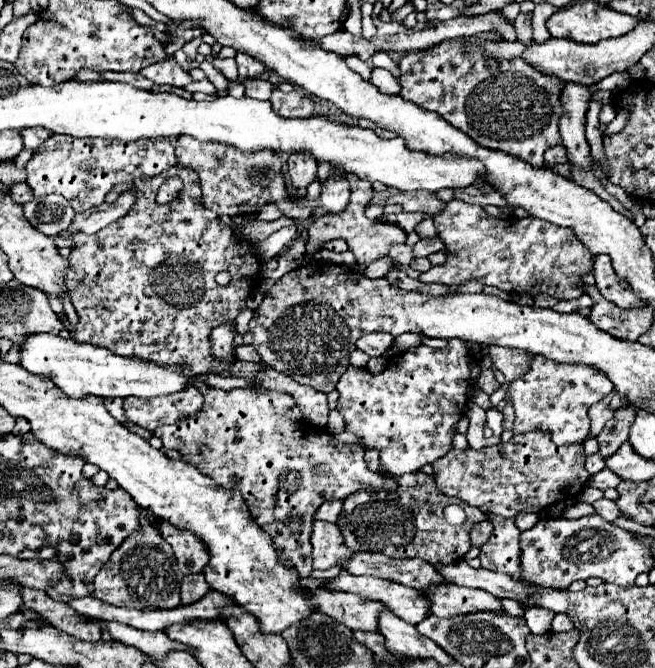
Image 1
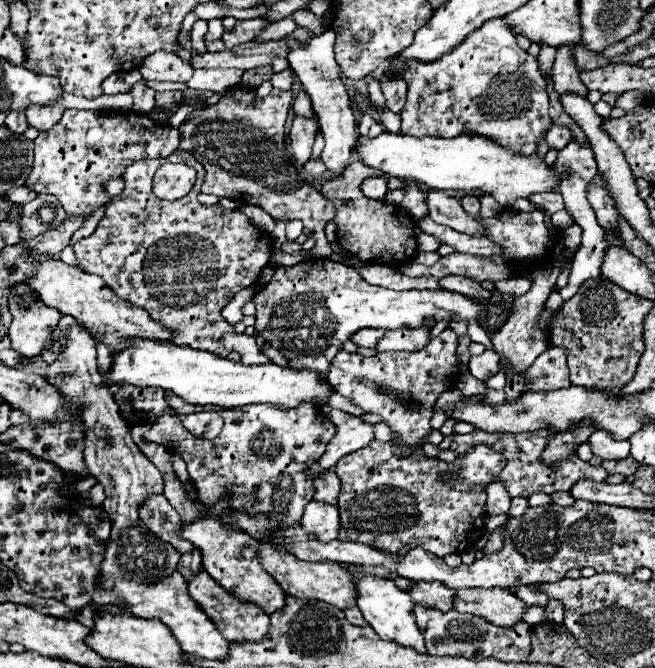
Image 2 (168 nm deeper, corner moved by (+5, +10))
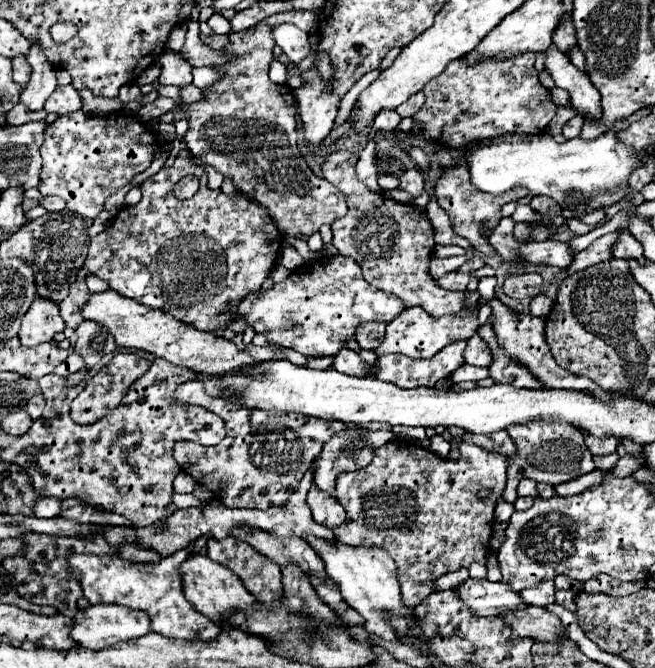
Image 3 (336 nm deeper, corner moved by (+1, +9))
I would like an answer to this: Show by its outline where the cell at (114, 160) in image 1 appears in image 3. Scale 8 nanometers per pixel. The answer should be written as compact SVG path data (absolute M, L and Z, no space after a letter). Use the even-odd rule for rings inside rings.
M78 111L62 115L46 129L46 141L40 147L44 167L38 189L44 197L62 197L68 209L82 217L98 217L104 209L104 201L112 193L150 167L156 149L156 135L132 113L86 115L84 111Z

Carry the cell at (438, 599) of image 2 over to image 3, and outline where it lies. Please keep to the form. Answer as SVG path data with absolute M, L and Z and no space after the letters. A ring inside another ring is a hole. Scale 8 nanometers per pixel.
M468 579L456 593L476 615L504 615L528 607L520 593L514 593L510 585L490 583L488 579Z

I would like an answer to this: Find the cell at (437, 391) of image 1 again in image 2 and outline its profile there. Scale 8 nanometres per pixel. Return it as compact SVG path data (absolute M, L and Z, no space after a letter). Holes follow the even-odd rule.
M446 328L440 336L430 340L430 344L422 348L422 352L378 352L372 358L364 358L360 354L340 350L332 360L328 380L340 396L350 400L352 404L358 404L364 410L364 414L380 416L392 428L396 438L392 438L390 442L394 444L396 456L410 456L426 442L432 430L430 418L438 396L454 388L458 382L456 346L456 334L450 328ZM366 382L372 382L376 386L366 386ZM382 388L386 388L386 392L410 392L410 396L414 396L414 400L418 400L422 408L418 408L418 412L414 412L412 408L402 408L402 404L398 404L398 400L394 400L392 396L386 396Z

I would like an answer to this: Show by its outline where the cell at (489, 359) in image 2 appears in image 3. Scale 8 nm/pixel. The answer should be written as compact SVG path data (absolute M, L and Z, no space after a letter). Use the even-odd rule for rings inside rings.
M470 337L466 341L466 353L464 353L464 359L468 365L478 365L478 367L490 367L492 363L492 353L490 353L490 347L478 337Z

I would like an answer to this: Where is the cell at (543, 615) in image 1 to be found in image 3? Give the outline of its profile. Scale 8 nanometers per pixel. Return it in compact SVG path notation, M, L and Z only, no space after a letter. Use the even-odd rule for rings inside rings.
M550 579L550 581L542 581L542 585L536 585L534 589L524 589L520 595L530 605L546 607L554 603L554 593L556 593L556 587L554 587L554 581Z

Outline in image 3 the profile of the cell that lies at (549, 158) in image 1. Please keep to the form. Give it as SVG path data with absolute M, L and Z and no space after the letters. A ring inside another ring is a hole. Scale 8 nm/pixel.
M576 113L566 125L564 125L564 129L562 129L562 135L566 137L566 139L572 139L572 137L578 137L580 135L580 131L582 131L582 125L584 125L584 117L580 115L580 113Z

